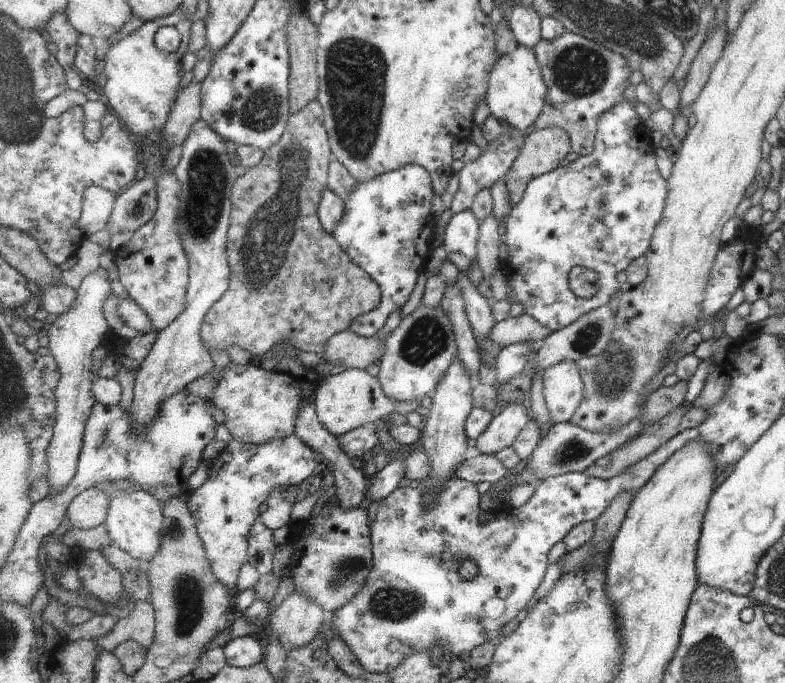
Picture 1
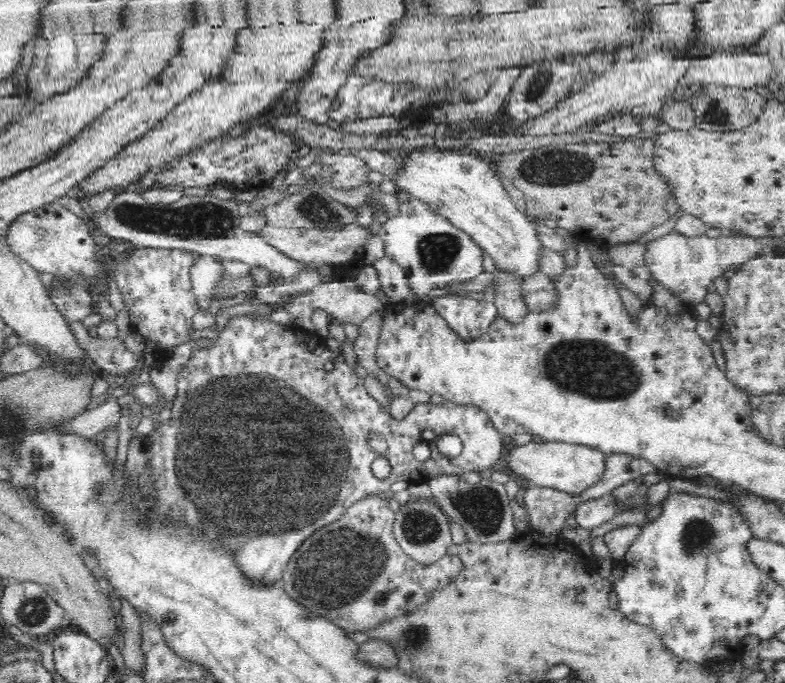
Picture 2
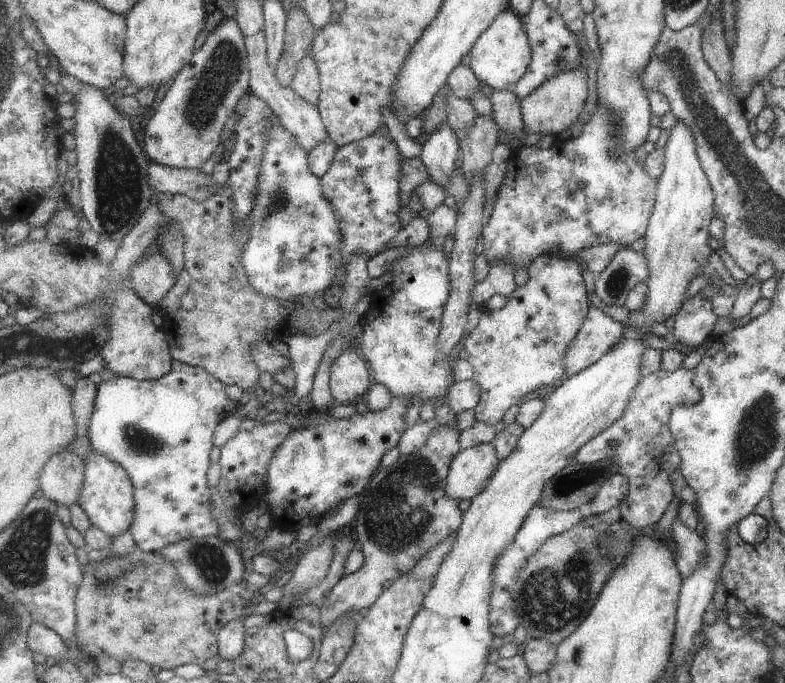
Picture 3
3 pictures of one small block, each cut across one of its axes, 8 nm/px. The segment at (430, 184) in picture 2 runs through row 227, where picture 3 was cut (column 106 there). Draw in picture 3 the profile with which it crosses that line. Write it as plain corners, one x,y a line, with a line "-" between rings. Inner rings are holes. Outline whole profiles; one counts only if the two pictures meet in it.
93,447
87,454
85,462
85,486
79,496
79,504
90,516
90,520
99,530
103,530
111,538
123,532
130,532
135,522
134,484
121,464
111,460
109,456
97,452

